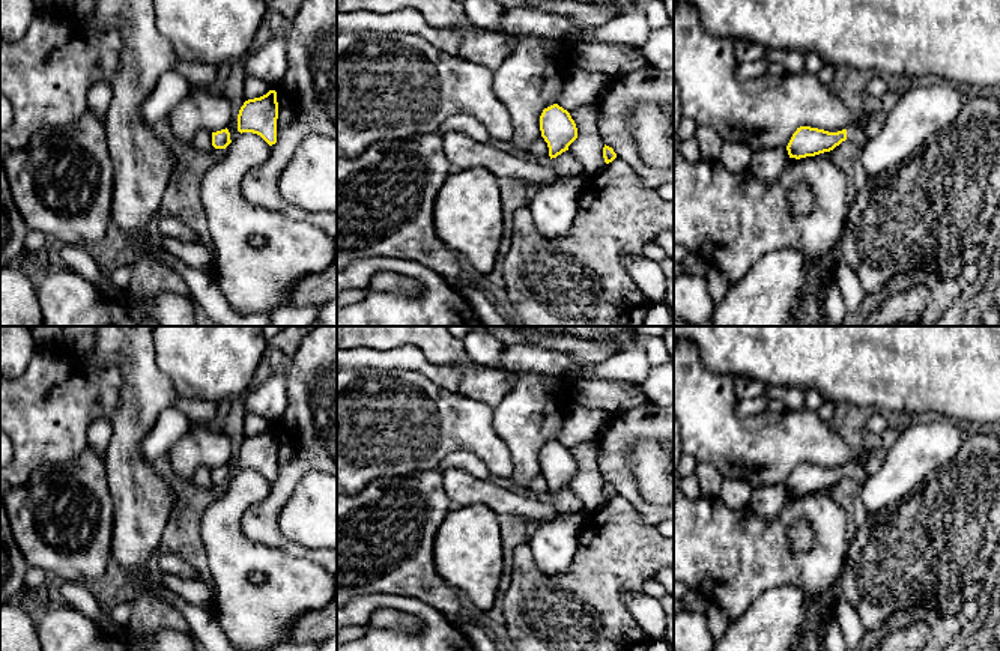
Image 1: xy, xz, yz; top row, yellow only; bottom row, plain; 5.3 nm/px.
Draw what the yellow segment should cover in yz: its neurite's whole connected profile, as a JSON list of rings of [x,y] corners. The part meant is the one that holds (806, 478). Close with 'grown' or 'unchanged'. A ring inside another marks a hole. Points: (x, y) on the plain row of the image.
[[[800,463],[792,471],[786,487],[789,495],[800,496],[830,489],[845,477],[850,477],[856,483],[862,484],[868,474],[860,465],[848,465],[838,469],[829,469],[818,465]]]; grown

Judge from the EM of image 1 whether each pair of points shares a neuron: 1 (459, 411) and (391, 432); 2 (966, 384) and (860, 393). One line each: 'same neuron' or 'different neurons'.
1: same neuron
2: same neuron

